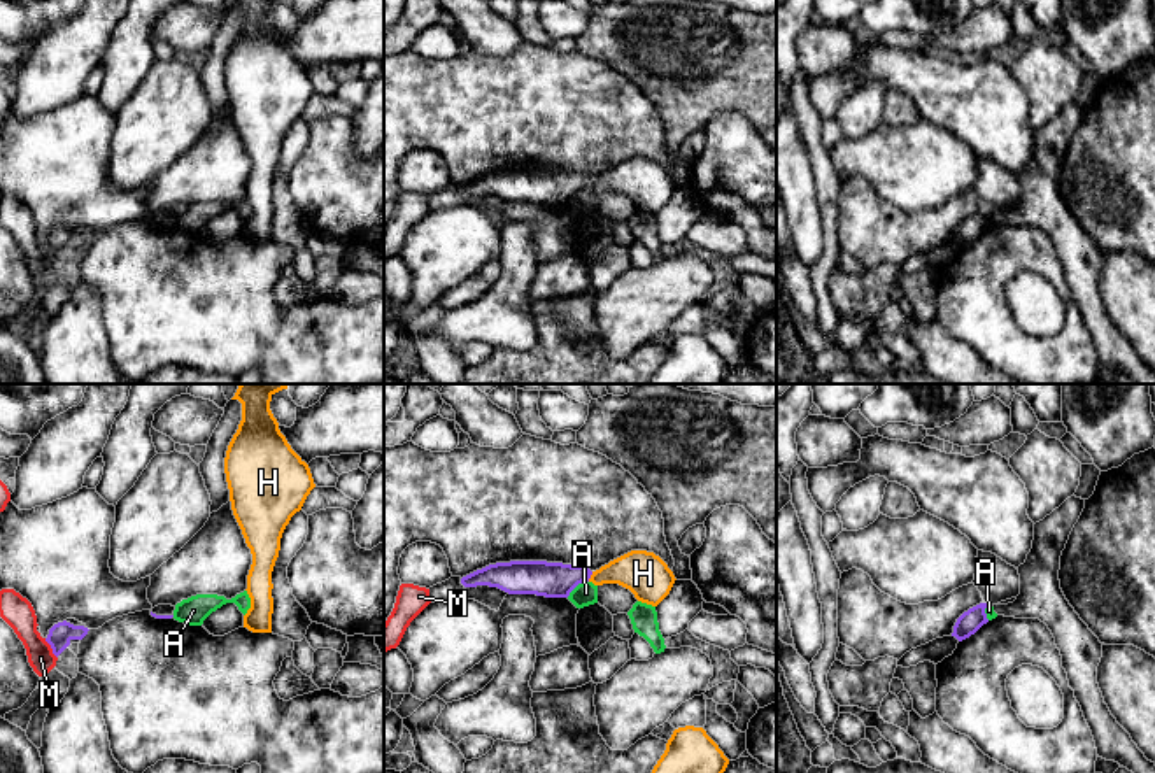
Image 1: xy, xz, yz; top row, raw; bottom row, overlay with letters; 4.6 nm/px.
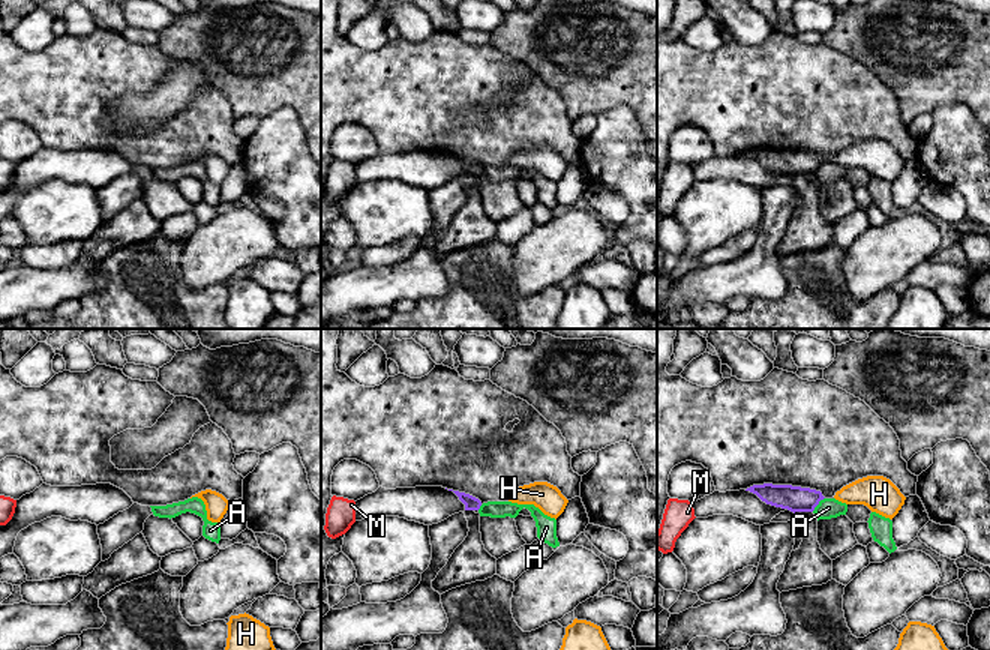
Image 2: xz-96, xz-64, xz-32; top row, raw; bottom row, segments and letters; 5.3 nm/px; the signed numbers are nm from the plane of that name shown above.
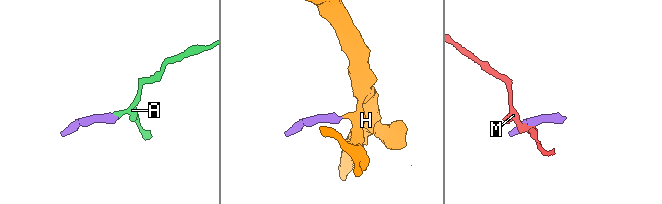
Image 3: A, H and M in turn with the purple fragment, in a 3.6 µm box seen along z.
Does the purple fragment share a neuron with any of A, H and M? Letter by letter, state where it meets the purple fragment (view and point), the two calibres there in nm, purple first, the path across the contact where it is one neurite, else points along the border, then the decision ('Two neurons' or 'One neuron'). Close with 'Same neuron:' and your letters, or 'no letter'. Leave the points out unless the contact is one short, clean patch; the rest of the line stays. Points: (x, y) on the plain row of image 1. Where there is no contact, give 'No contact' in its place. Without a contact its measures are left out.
A: Touches purple at xz (577, 191). Thickness 160 nm (purple) against 110 nm. Boundary: xz (588, 188), (582, 188), (566, 204). Two neurons
H: Touches purple at xz (589, 184). Thickness 160 nm (purple) against 200 nm. Path across: xz (545, 186), (589, 184), (644, 181). One neuron
M: Touches purple at xy (51, 255). Thickness 110 nm (purple) against 140 nm. Two neurons
Same neuron: H

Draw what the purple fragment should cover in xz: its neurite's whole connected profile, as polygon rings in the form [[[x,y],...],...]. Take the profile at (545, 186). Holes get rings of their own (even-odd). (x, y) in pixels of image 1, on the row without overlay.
[[[631,158],[596,179],[547,168],[510,168],[489,172],[461,186],[464,195],[489,193],[508,202],[568,205],[582,189],[619,191],[641,210],[657,214],[671,198],[675,182],[668,172],[647,158]]]

